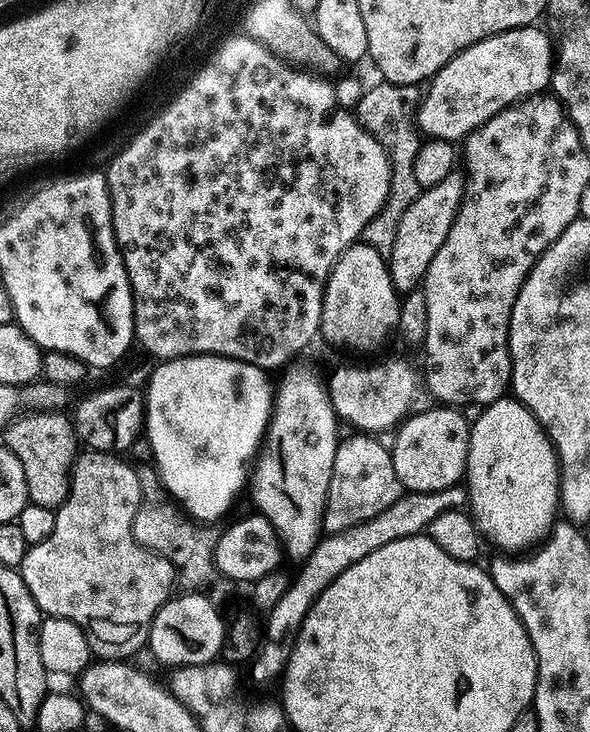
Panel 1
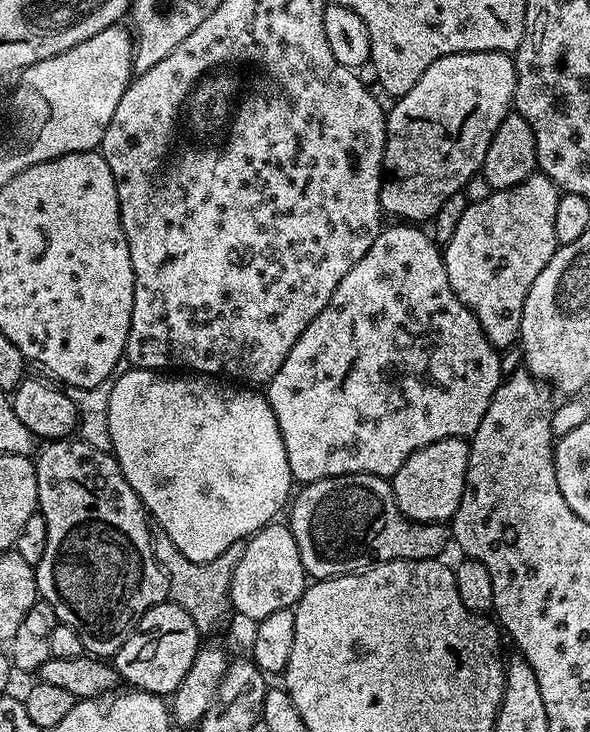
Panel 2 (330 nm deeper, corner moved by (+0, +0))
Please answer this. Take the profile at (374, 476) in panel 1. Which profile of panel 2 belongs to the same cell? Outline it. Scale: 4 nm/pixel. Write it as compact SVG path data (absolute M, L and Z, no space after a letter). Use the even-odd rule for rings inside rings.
M331 476L314 480L299 490L290 504L290 527L294 542L298 542L298 554L302 554L304 571L316 580L346 576L365 566L391 560L434 560L441 555L448 540L450 544L450 532L443 523L422 524L400 513L392 485L385 477Z

